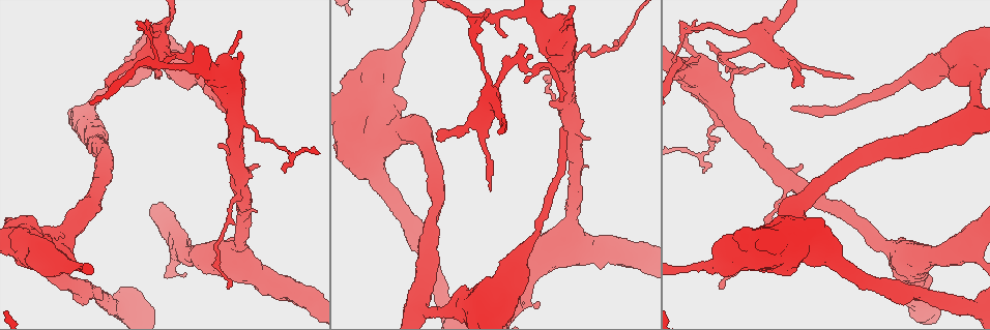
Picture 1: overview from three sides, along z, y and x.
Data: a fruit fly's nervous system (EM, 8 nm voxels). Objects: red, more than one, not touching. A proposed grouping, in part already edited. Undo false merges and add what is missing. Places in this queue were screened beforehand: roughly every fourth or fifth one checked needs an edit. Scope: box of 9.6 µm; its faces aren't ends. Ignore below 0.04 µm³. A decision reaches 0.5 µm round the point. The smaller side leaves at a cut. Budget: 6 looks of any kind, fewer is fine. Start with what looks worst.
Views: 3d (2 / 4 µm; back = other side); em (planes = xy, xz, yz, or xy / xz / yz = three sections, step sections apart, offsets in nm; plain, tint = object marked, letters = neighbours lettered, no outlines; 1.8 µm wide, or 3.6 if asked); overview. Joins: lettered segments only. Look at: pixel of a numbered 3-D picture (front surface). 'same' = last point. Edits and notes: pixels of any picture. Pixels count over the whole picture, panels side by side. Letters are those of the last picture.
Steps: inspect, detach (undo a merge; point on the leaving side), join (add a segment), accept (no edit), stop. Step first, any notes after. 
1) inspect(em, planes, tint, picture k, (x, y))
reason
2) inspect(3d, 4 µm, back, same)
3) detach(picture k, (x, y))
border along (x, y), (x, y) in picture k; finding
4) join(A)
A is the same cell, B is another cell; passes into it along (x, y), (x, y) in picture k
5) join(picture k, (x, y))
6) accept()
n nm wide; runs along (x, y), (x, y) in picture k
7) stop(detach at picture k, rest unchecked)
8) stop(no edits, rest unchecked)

inspect(3d, 4 µm, picture 1, (22, 241))
sudden change in width

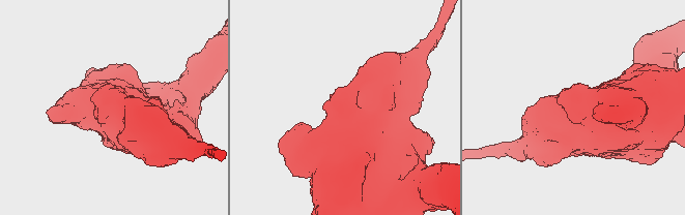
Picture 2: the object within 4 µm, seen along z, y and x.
inspect(em, 3.6 µm, xy, step 16, letters, picture 2, (342, 118))

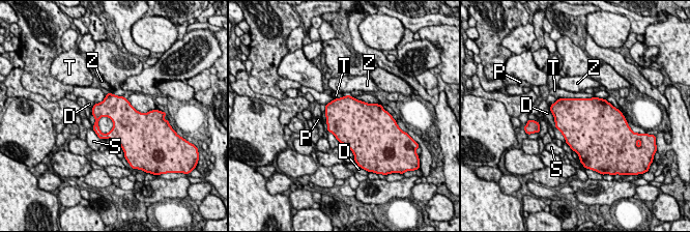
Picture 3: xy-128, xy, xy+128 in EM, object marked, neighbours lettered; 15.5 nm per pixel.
inspect(em, 3.6 µm, planes, letters, same)
another direction

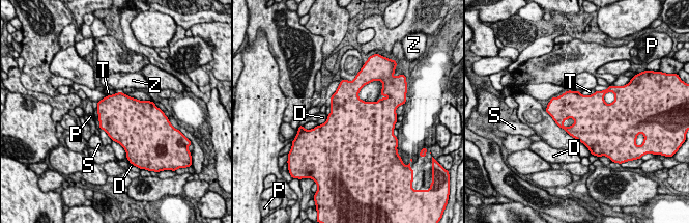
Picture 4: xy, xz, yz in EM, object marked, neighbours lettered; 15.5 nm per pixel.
accept()
D, P, S, T and Z are other cells; border along (578, 91), (596, 91) in picture 4; one cell here

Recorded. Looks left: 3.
inspect(em, planes, letters, picture 1, (790, 108))
end of a long branch

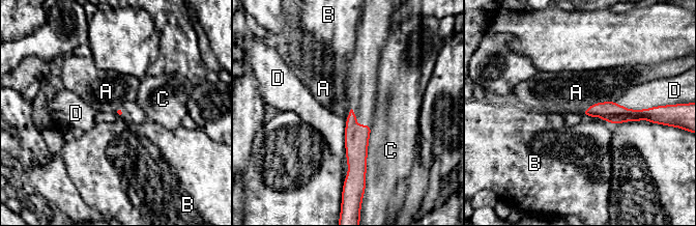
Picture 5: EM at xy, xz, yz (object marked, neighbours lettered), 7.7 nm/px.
accept()
D touches over 480 nm; A, B, C and D are other cells; no lettered segment goes on from it

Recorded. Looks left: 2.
inspect(3d, 4 µm, picture 1, (108, 86))
branch stops here

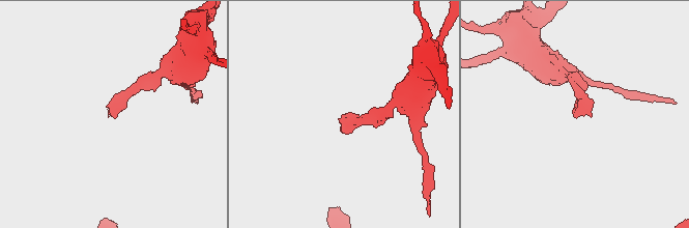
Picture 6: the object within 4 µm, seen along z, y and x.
inspect(em, planes, letters, picture 6, (108, 117))

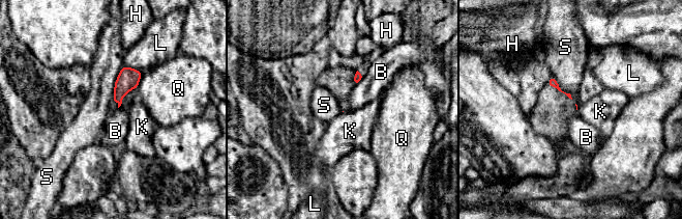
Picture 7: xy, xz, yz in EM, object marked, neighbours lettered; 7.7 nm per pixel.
accept()
B, H, K, L, Q and S are other cells; border along (123, 65), (111, 100) in picture 7; none of them fits

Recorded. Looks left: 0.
stop(no edits, rest unchecked)

